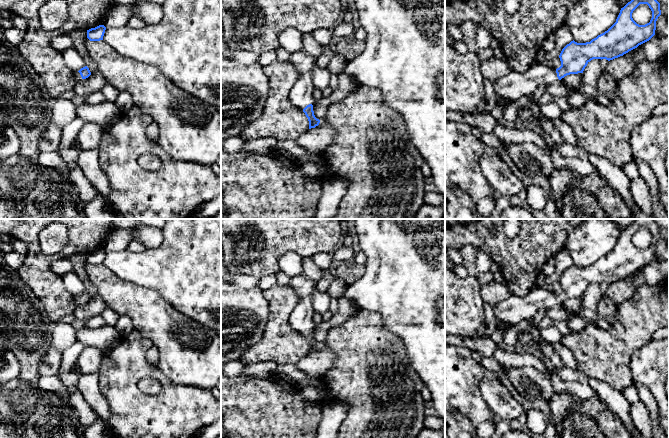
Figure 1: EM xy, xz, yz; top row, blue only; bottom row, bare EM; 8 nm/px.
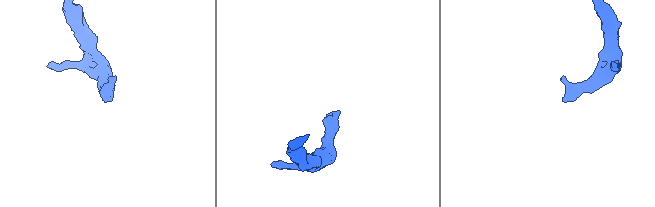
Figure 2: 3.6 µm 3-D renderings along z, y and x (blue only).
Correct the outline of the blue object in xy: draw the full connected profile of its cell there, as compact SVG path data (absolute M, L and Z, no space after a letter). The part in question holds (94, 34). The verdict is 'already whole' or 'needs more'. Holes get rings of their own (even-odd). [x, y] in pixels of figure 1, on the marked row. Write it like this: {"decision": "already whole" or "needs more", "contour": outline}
{"decision": "already whole", "contour": "M99 25L95 28L87 30L87 38L90 41L100 41L103 40L106 27L104 25Z"}

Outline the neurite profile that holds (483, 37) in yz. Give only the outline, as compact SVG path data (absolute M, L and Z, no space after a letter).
M478 24L478 29L476 33L477 47L489 49L492 39L493 36L491 35L491 33L482 25Z

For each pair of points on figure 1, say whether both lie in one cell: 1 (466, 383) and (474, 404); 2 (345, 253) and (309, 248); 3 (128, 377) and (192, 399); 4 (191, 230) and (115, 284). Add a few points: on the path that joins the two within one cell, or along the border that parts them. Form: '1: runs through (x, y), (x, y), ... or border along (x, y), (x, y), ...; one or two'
1: runs through (466, 388), (466, 396), (469, 399); one
2: border along (340, 243), (331, 252); two
3: runs through (137, 395), (143, 401), (174, 401); one
4: border along (103, 264), (121, 278), (144, 287); two

